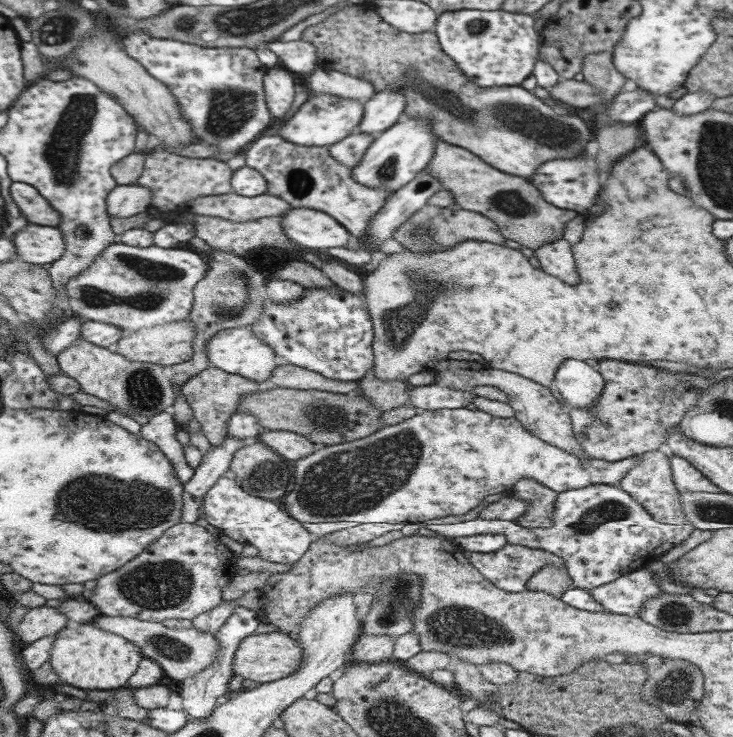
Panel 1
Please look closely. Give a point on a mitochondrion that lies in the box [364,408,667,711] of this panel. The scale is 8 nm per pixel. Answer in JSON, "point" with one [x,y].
{"point":[461,628]}

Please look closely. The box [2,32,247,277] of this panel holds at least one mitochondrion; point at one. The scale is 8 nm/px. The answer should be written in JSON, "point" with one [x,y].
{"point":[62,152]}

